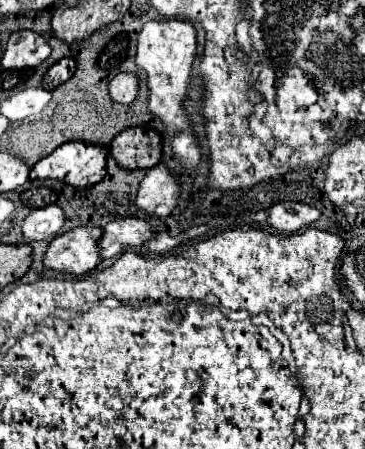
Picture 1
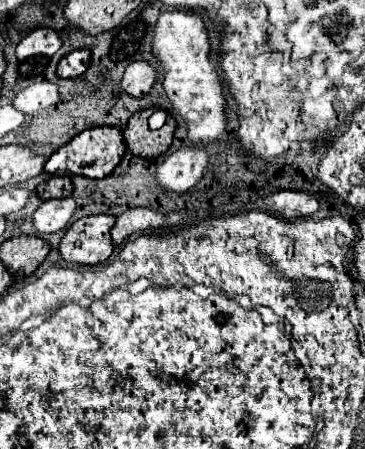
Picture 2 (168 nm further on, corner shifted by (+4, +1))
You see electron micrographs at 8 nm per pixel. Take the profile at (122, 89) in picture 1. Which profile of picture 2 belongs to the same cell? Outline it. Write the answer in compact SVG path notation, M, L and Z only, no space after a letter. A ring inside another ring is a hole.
M145 61L129 63L121 79L123 91L135 99L141 99L143 95L147 95L153 83L155 83L155 71Z

